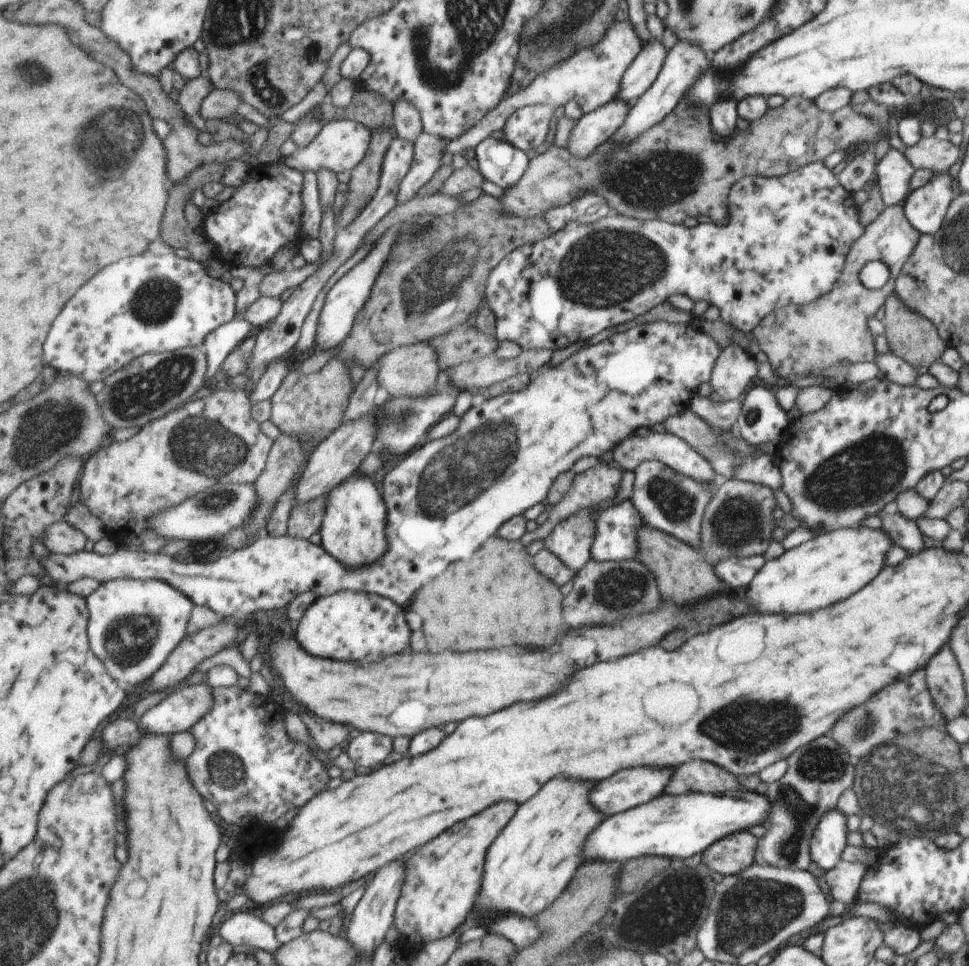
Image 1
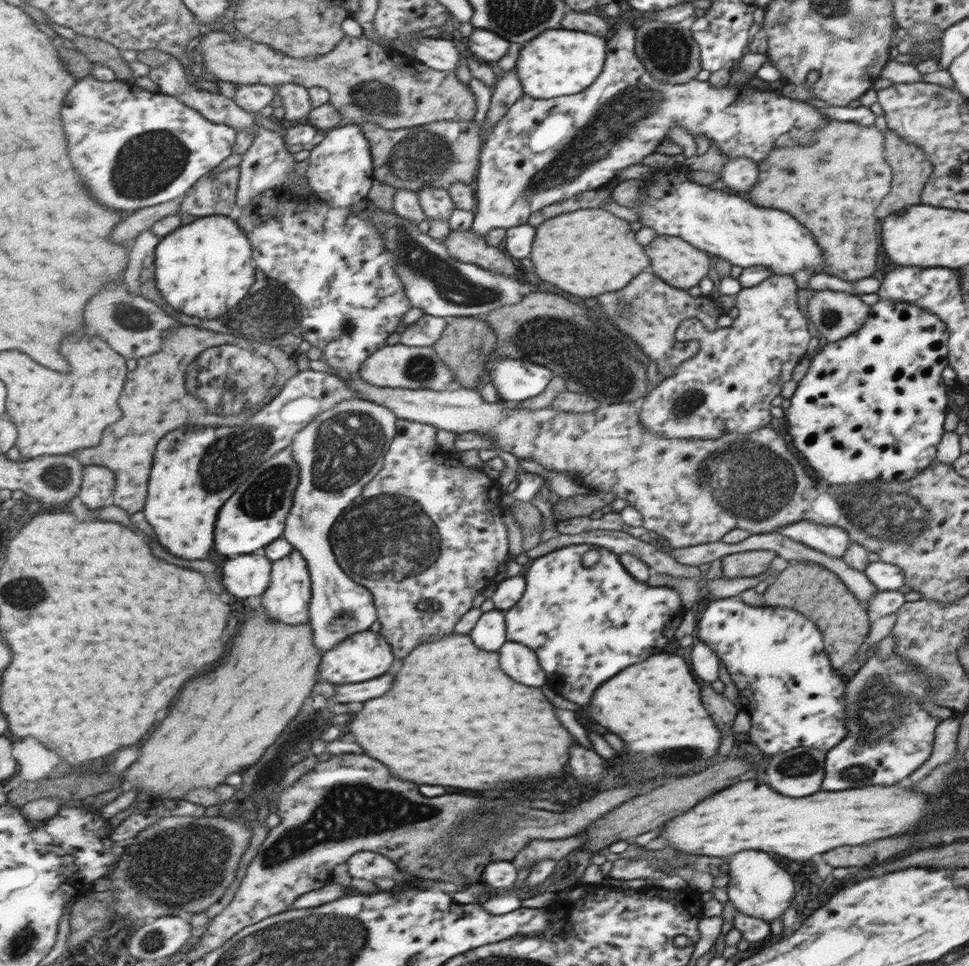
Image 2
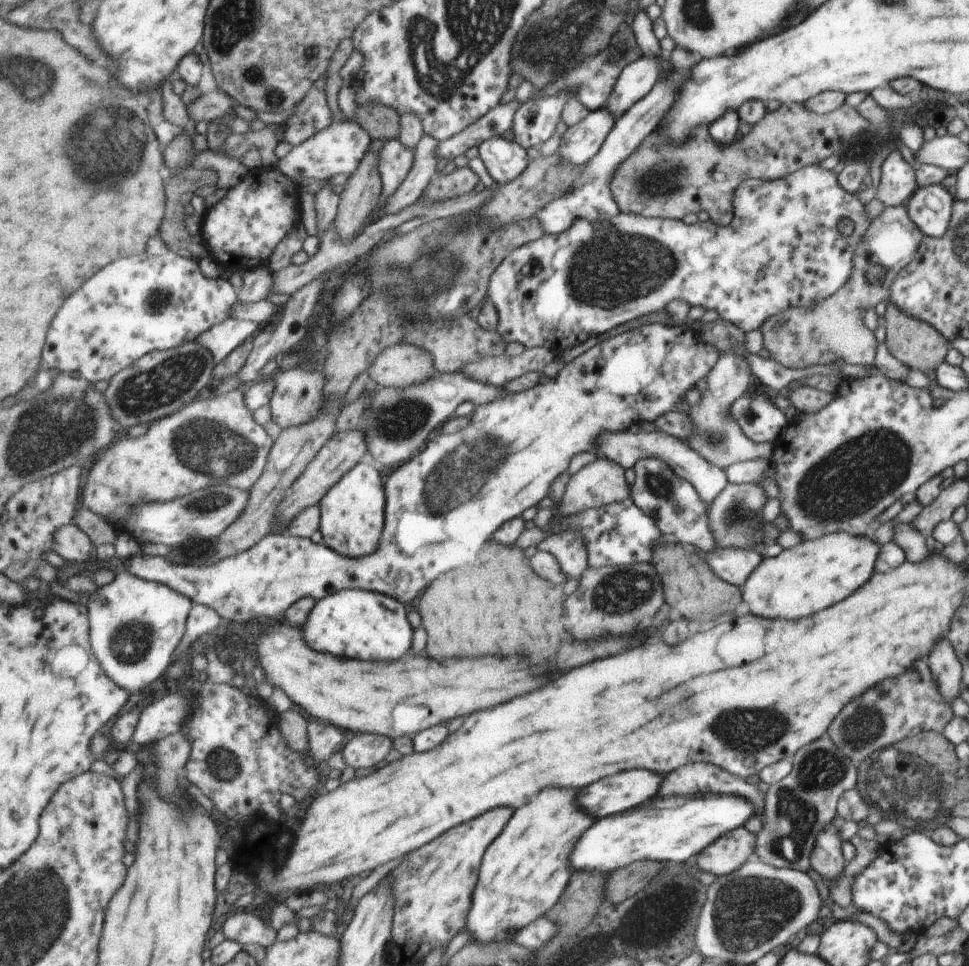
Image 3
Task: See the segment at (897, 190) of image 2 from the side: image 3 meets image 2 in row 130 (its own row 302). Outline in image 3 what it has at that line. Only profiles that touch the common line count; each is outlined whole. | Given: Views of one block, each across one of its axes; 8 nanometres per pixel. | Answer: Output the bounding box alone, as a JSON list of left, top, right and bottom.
[884,300,950,371]

